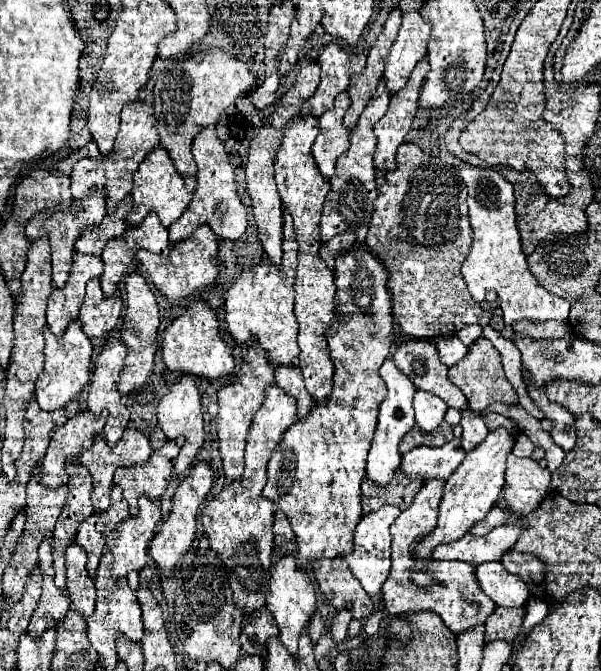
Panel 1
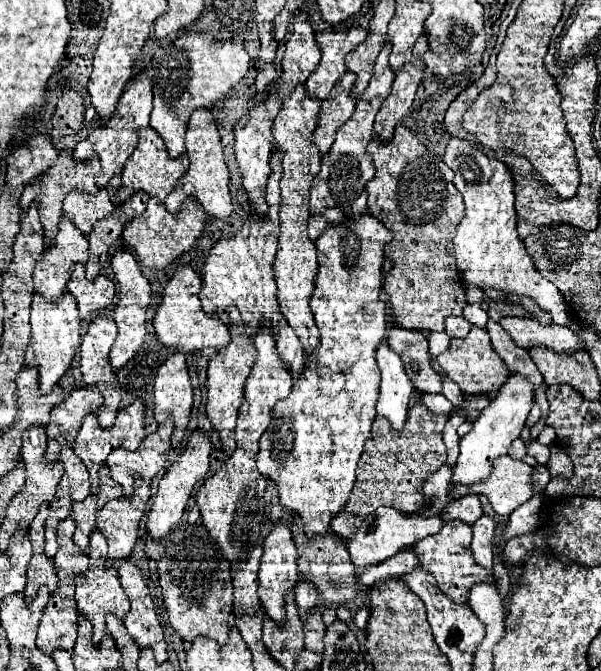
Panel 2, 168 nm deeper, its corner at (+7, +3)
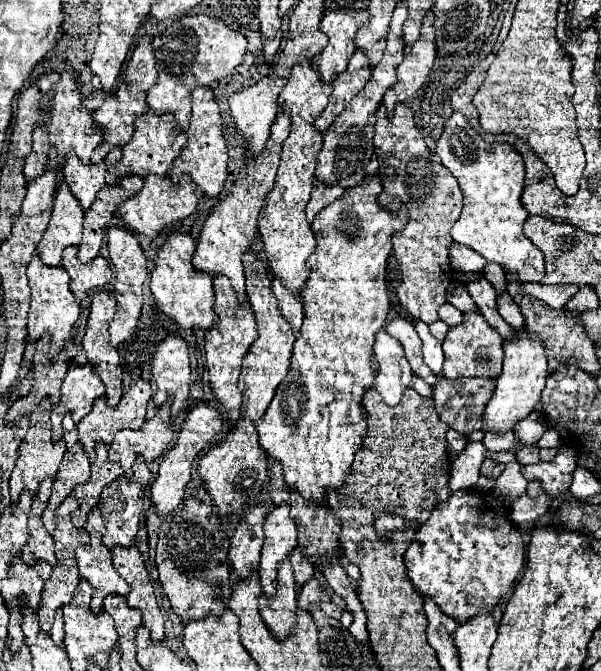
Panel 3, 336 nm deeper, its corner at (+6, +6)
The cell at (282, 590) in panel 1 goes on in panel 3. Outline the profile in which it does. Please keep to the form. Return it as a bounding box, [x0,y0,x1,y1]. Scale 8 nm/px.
[260,505,296,595]

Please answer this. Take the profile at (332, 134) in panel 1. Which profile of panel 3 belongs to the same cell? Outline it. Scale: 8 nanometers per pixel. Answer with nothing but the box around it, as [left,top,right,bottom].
[314,51,372,131]

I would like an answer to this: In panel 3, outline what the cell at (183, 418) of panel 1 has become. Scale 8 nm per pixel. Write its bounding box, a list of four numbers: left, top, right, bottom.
[150,333,190,417]

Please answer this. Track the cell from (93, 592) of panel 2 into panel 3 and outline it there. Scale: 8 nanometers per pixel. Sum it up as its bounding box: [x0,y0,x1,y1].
[76,507,130,613]

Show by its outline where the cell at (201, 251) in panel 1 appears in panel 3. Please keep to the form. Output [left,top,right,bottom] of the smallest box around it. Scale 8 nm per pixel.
[118,175,198,239]

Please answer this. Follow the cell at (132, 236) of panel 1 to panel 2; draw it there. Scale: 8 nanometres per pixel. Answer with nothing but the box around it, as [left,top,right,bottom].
[87,192,149,282]

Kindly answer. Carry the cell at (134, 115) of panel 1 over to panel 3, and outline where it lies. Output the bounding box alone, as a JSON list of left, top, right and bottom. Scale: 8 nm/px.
[92,37,158,163]

